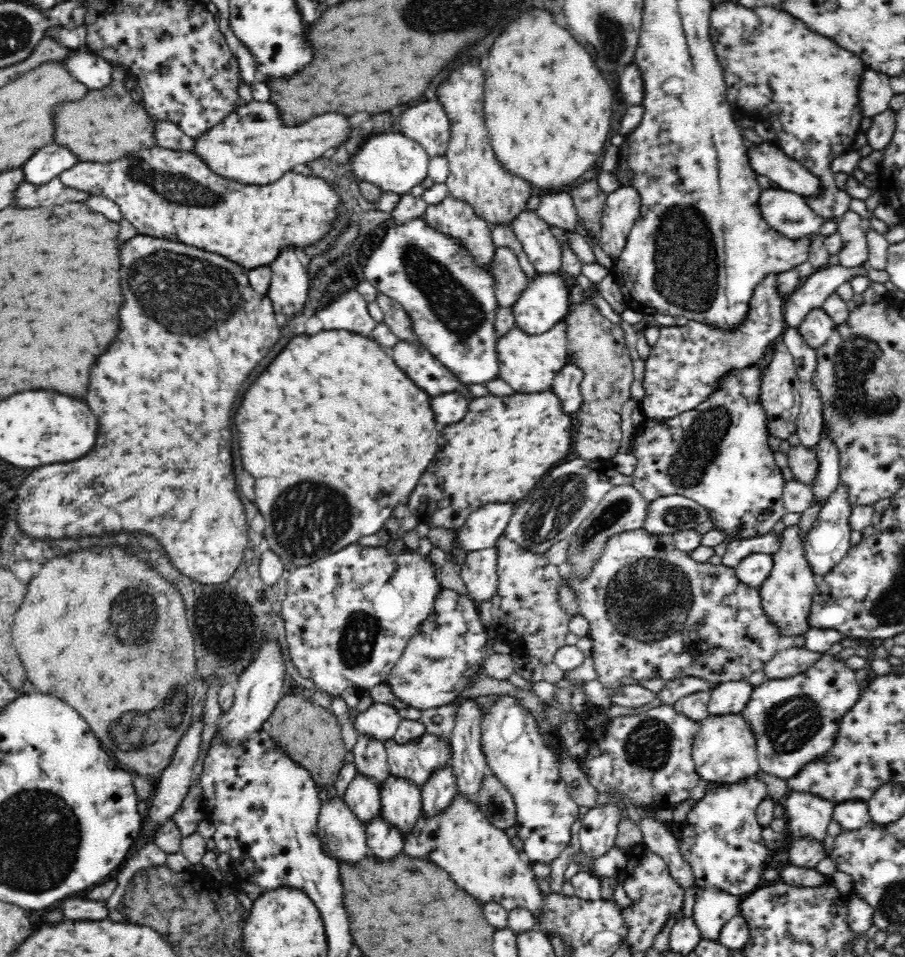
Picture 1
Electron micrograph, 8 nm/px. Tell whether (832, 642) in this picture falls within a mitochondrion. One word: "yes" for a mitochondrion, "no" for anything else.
no

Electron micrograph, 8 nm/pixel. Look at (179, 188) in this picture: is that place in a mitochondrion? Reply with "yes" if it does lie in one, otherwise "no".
yes

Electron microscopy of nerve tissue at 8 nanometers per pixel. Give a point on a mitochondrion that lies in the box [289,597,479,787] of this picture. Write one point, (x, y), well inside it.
(361, 630)

